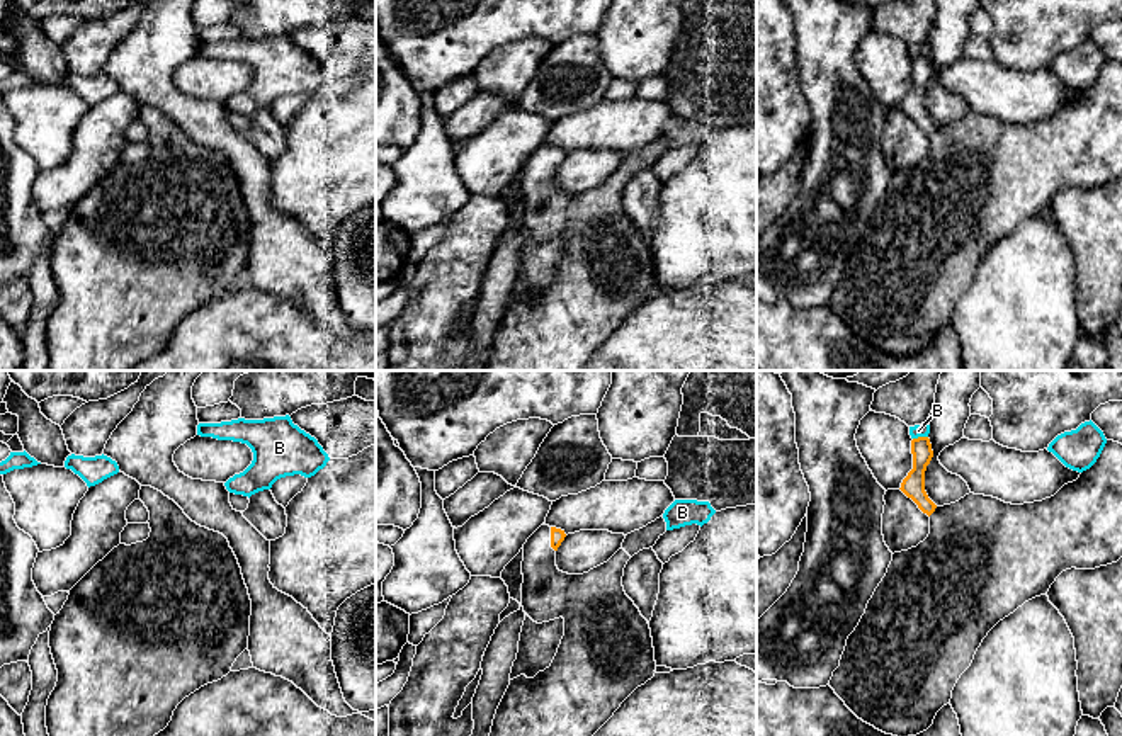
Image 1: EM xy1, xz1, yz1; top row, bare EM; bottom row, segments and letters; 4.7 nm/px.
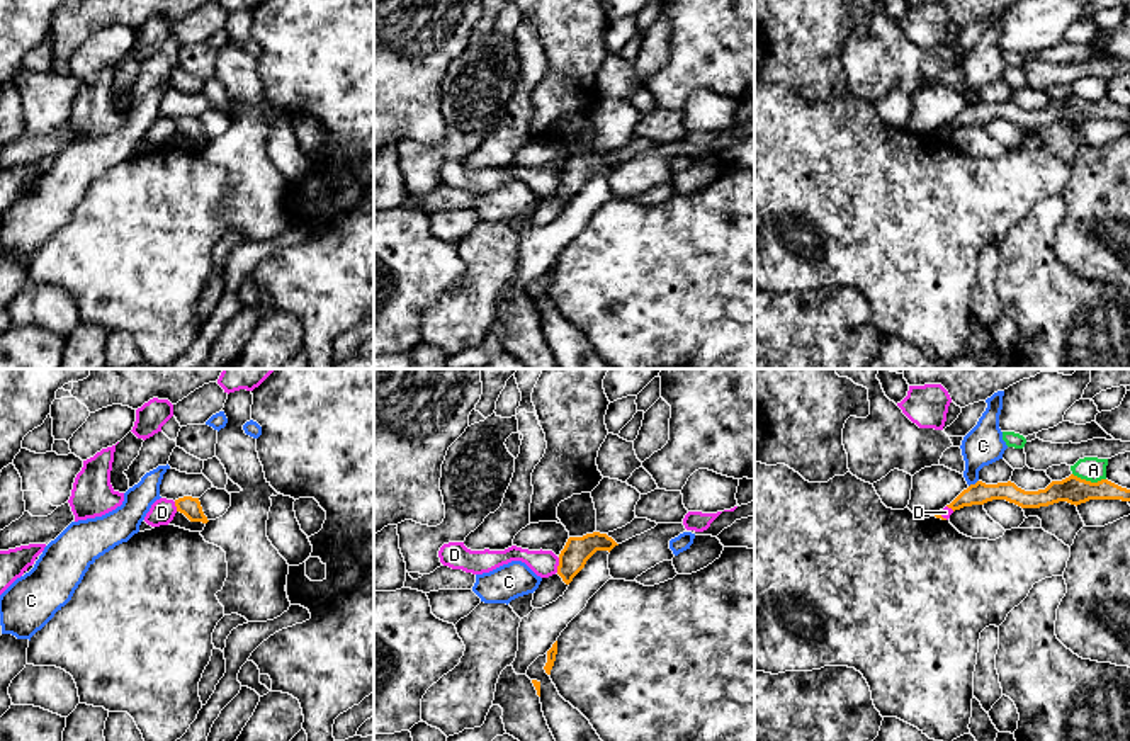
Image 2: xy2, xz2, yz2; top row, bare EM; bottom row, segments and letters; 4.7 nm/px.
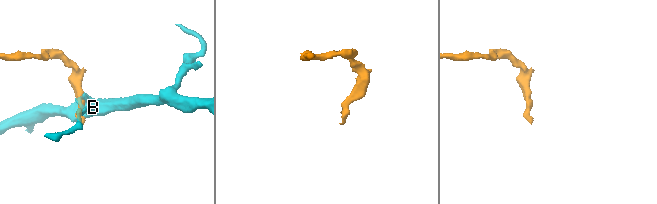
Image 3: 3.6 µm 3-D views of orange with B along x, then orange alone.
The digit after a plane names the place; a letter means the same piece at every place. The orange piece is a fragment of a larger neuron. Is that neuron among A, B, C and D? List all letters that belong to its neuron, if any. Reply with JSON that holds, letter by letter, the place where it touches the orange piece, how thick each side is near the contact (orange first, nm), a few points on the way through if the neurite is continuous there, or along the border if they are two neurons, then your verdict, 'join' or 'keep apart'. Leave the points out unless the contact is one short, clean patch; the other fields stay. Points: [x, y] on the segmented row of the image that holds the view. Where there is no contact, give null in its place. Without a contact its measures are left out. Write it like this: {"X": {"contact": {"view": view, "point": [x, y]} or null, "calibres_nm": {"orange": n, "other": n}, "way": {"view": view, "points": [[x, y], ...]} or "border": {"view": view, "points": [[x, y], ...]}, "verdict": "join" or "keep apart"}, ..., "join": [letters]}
{"A": {"contact": {"view": "yz2", "point": [1090, 481]}, "calibres_nm": {"orange": 130, "other": 120}, "border": {"view": "yz2", "points": [[1073, 473], [1091, 481], [1105, 480]]}, "verdict": "keep apart"}, "B": {"contact": {"view": "yz1", "point": [920, 437]}, "calibres_nm": {"orange": 110, "other": 60}, "border": {"view": "yz1", "points": [[927, 435], [913, 439]]}, "verdict": "keep apart"}, "C": {"contact": {"view": "yz2", "point": [972, 485]}, "calibres_nm": {"orange": 110, "other": 190}, "verdict": "keep apart"}, "D": {"contact": {"view": "xz2", "point": [559, 565]}, "calibres_nm": {"orange": 130, "other": 130}, "border": {"view": "xz2", "points": [[559, 558], [556, 571]]}, "verdict": "keep apart"}, "join": []}

